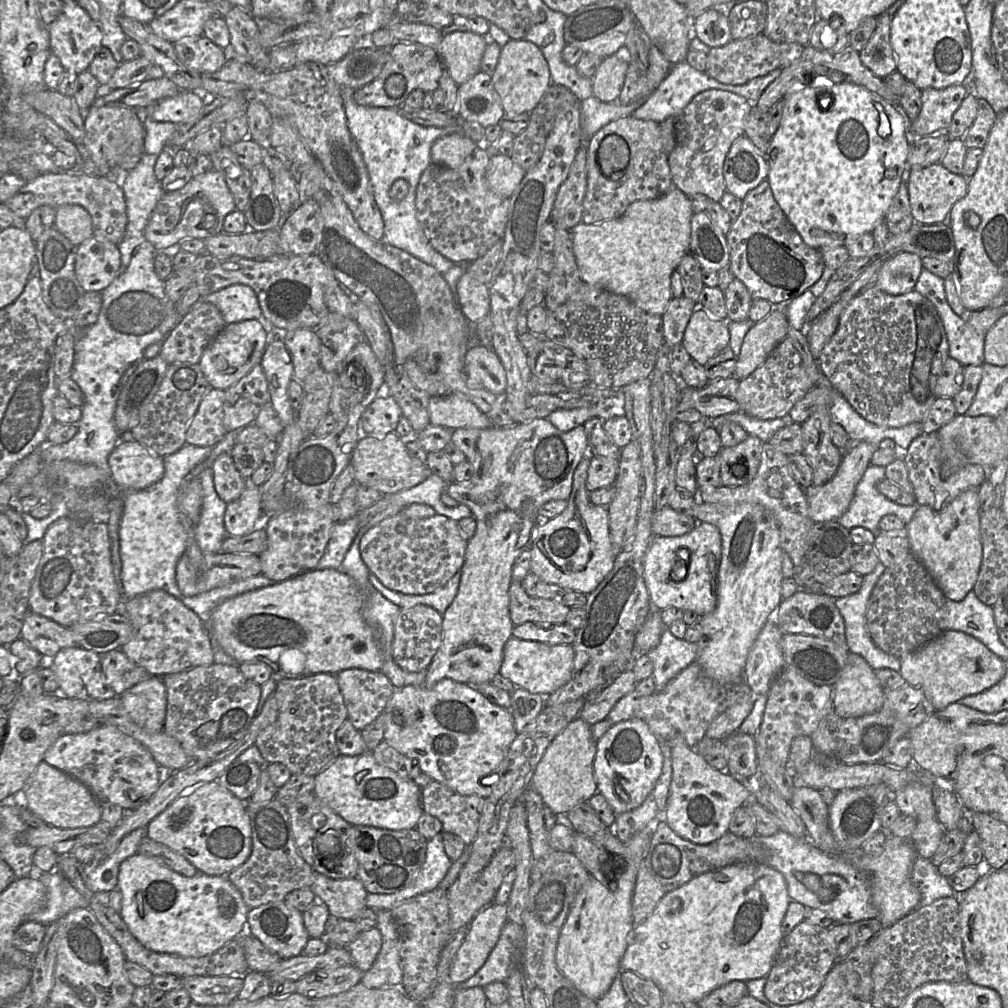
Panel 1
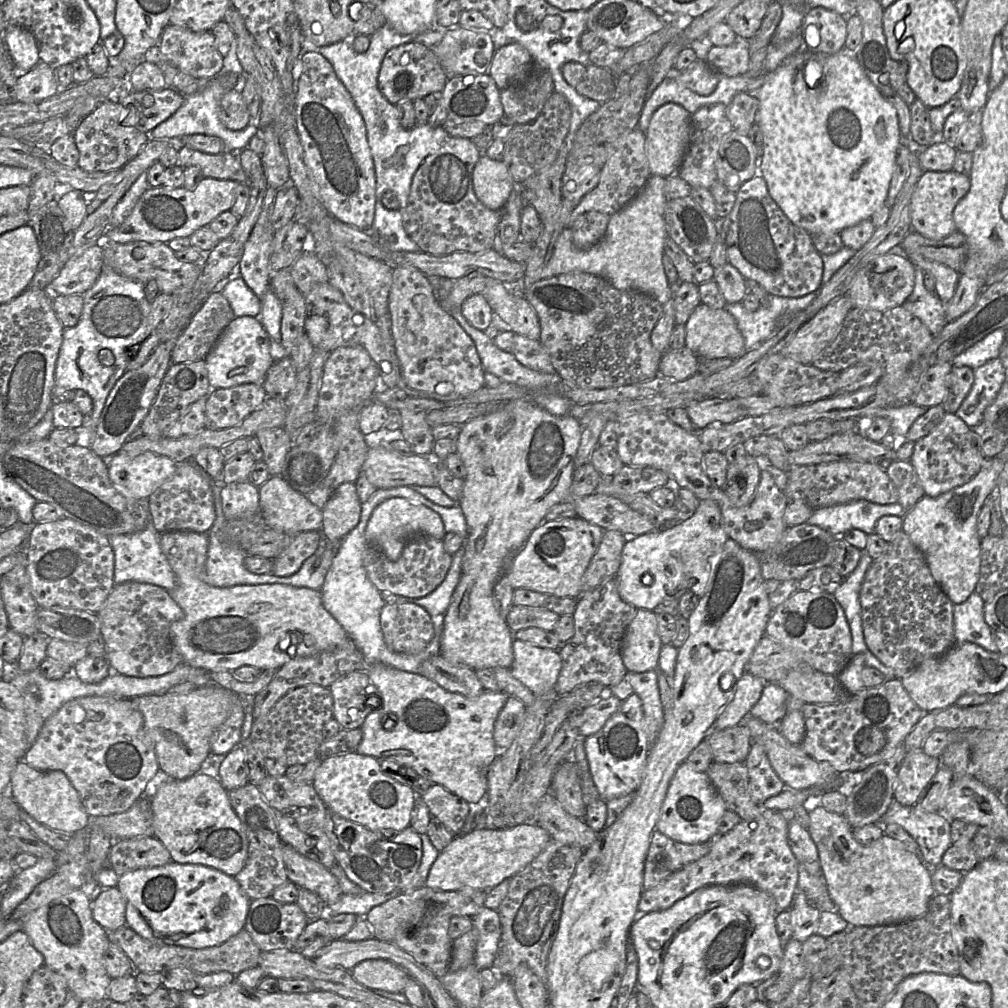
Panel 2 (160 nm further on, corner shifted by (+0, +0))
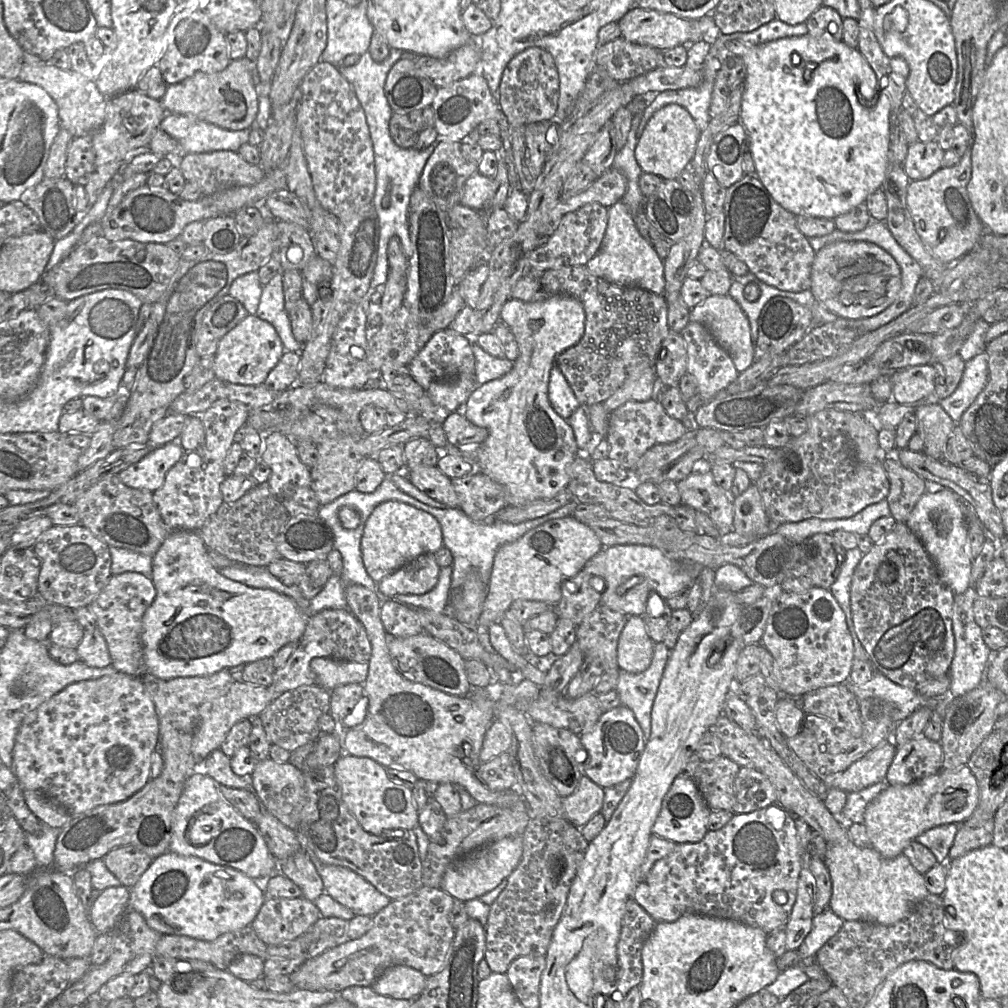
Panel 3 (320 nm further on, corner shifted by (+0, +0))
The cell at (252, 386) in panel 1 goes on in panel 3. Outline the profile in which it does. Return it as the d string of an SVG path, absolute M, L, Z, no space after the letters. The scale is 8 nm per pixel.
M220 399L201 414L206 435L204 443L194 450L184 451L180 460L167 472L163 486L153 492L154 502L170 530L198 532L222 504L221 484L227 477L224 461L231 445L238 440L249 411L242 402Z

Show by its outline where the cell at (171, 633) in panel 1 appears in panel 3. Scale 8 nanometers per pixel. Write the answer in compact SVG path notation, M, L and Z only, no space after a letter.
M124 572L111 575L100 594L90 604L97 628L104 637L111 658L111 666L117 671L142 677L147 673L141 642L142 619L157 595L152 576L141 573Z

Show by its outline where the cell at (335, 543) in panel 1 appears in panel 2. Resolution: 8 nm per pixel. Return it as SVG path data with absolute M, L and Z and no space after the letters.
M323 539L317 550L304 561L293 575L281 577L283 584L302 585L305 588L320 590L333 561L333 543Z

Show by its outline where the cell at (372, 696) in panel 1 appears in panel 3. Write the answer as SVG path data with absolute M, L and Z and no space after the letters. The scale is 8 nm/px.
M350 683L336 687L330 691L330 711L338 729L346 731L346 716L354 710L356 705L363 701L364 689L362 684Z

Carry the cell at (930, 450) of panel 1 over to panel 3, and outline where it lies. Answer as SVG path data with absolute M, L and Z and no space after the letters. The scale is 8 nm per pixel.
M940 404L918 406L914 415L917 419L917 433L924 442L923 453L935 460L942 460L955 422Z

